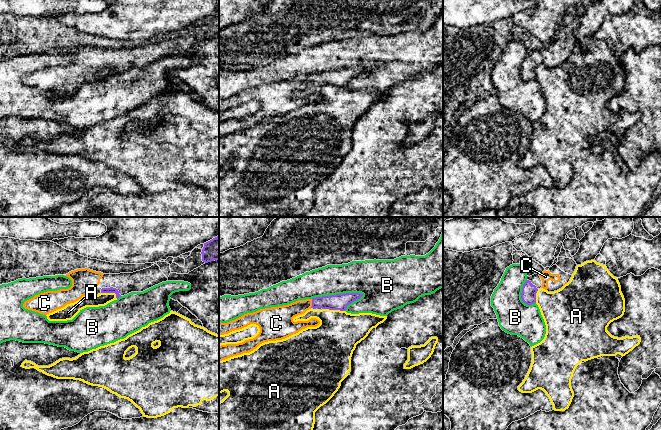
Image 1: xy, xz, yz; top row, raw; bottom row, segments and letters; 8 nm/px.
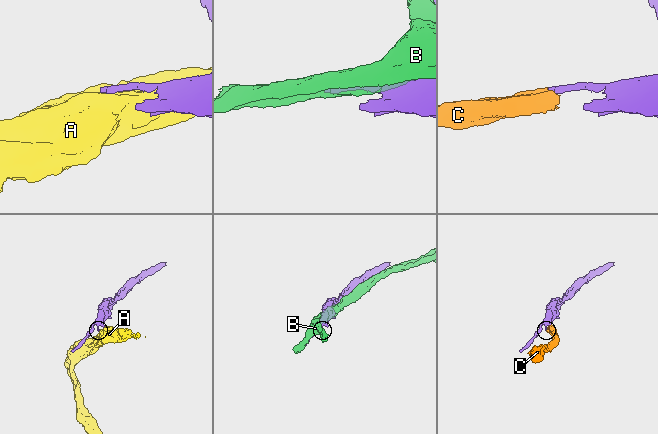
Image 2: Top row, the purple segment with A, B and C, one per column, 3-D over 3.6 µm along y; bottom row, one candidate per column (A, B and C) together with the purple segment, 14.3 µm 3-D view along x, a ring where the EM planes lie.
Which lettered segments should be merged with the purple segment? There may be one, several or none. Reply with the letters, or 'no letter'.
C

